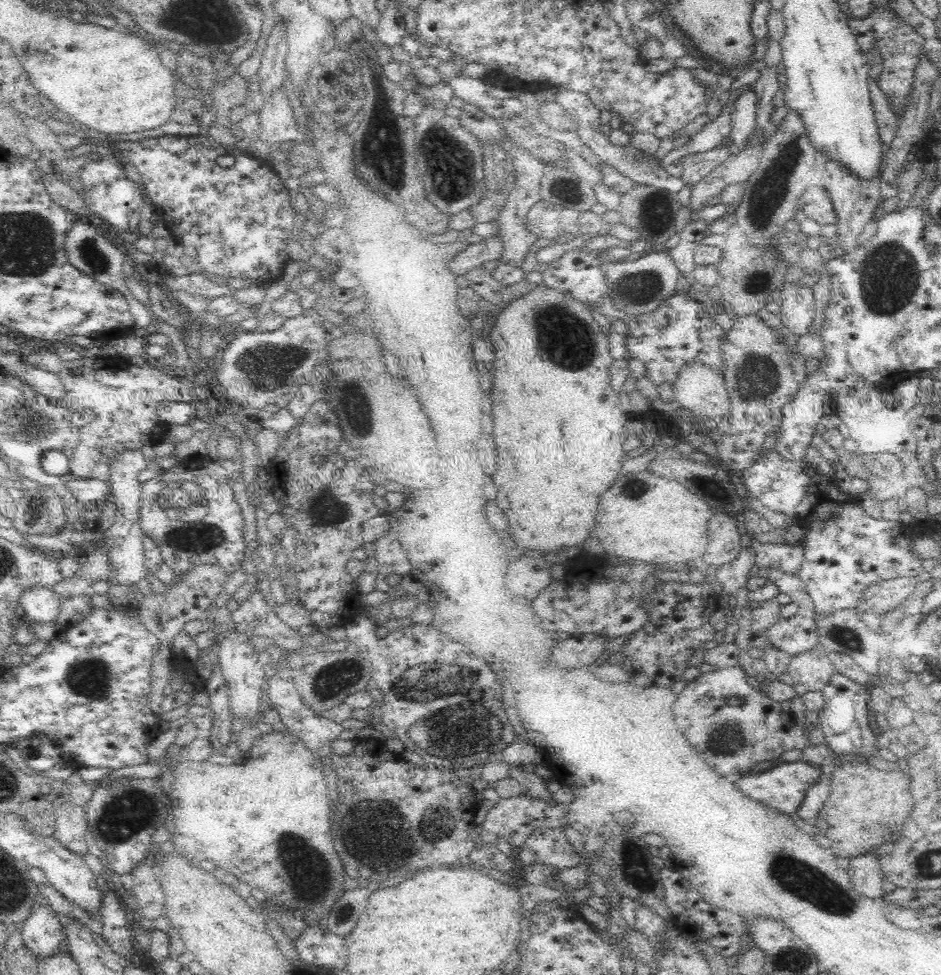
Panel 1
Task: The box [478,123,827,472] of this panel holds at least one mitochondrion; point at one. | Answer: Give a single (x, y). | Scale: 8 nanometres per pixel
(770, 188)

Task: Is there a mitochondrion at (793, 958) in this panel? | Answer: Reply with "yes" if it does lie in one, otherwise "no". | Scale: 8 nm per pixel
yes

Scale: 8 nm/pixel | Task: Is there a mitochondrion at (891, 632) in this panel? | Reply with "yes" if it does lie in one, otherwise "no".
no

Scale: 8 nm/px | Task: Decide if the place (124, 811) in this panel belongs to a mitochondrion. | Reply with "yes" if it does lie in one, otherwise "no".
yes

